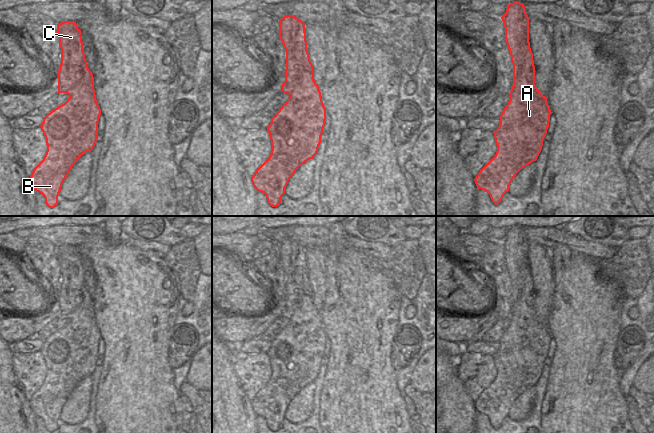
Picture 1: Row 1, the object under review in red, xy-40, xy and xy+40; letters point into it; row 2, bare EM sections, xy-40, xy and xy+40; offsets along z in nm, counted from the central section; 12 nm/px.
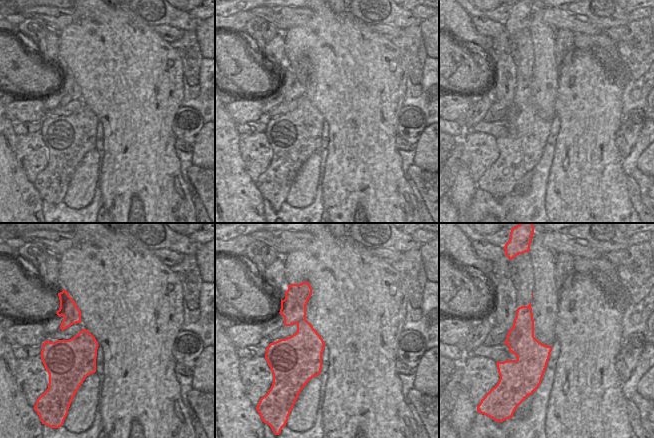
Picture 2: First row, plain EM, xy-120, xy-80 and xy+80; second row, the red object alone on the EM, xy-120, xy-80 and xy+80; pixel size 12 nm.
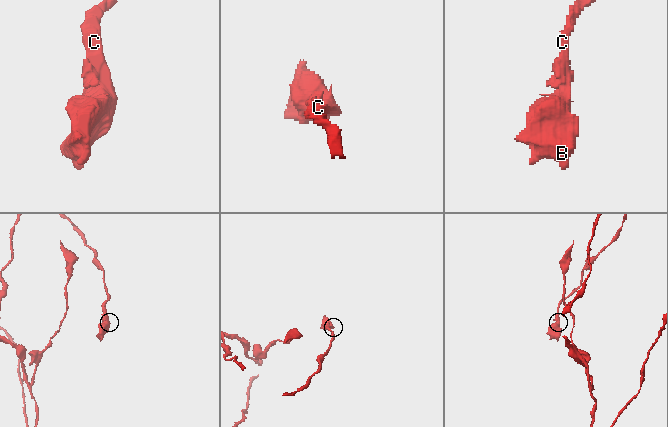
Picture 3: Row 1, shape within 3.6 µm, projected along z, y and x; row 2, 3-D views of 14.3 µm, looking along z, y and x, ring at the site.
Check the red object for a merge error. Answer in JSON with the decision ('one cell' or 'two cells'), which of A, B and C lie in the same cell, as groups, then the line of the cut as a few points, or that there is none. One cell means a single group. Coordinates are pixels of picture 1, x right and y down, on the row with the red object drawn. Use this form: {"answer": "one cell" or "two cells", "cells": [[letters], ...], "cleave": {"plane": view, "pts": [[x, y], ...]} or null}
{"answer": "two cells", "cells": [["A", "B"], ["C"]], "cleave": {"plane": "xy", "pts": [[313, 71], [304, 72], [299, 78], [299, 83], [289, 94]]}}

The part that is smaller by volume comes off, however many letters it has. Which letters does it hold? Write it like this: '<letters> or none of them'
A, B

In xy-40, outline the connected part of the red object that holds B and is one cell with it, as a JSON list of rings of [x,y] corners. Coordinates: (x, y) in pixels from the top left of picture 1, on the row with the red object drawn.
[[[89,69],[84,72],[80,82],[67,94],[69,98],[64,104],[43,117],[40,127],[46,139],[47,151],[30,176],[33,188],[44,196],[49,208],[58,205],[62,184],[74,164],[84,153],[91,152],[97,142],[101,109],[95,98],[92,72]]]

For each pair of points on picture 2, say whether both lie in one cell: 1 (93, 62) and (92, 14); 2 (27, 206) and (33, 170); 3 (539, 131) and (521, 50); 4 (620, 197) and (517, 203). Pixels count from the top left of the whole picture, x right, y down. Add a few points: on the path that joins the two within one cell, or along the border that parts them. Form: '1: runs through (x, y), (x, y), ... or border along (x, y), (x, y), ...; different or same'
1: runs through (93, 50), (93, 26); same
2: border along (17, 162), (25, 176), (33, 183); different
3: runs through (523, 111), (522, 70); same
4: border along (548, 178), (545, 194), (545, 212); different

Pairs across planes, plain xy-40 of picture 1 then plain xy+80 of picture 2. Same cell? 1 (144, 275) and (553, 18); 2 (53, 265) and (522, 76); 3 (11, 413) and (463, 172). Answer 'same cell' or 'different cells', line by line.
1: different cells
2: different cells
3: same cell

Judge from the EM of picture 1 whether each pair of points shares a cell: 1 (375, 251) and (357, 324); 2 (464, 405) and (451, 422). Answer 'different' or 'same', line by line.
1: different
2: same

